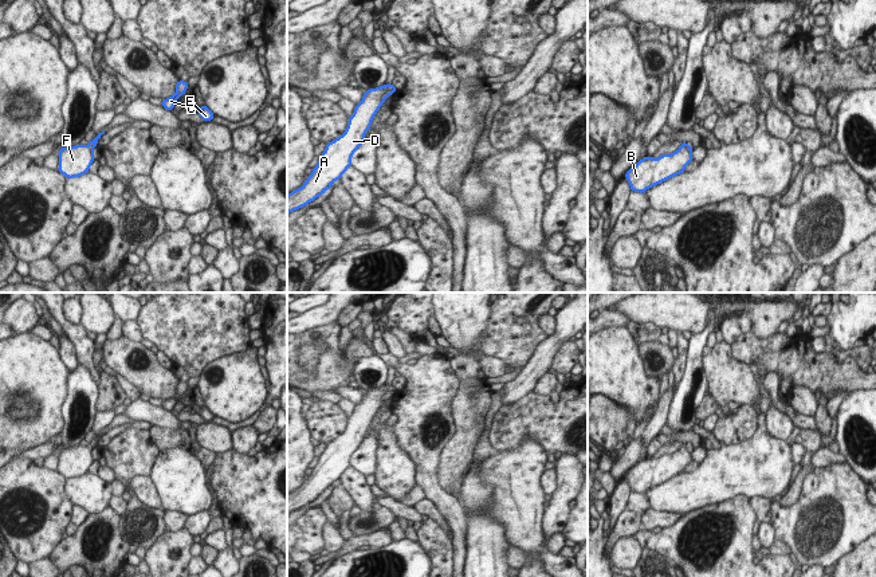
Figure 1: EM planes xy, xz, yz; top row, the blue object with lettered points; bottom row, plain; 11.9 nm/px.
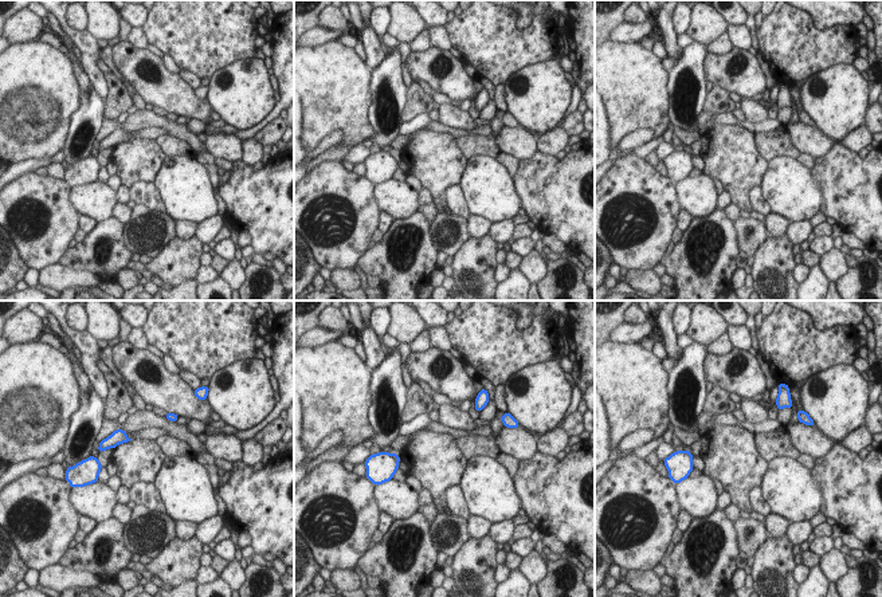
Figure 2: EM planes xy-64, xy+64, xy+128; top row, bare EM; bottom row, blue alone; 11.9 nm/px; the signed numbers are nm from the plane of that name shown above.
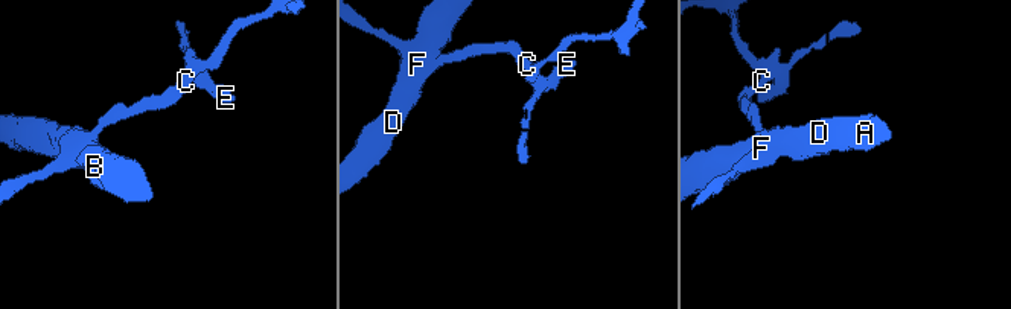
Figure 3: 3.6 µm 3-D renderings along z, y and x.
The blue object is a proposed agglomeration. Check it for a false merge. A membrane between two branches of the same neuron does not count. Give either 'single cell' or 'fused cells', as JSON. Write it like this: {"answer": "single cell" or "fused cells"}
{"answer": "single cell"}

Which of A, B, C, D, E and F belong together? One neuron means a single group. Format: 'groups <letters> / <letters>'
groups A B C D E F

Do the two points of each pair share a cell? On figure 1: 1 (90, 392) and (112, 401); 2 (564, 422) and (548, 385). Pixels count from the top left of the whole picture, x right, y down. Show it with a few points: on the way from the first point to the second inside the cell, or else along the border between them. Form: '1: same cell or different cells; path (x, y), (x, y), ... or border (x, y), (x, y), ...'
1: different cells; border (99, 384), (97, 411)
2: different cells; border (533, 391), (548, 396)

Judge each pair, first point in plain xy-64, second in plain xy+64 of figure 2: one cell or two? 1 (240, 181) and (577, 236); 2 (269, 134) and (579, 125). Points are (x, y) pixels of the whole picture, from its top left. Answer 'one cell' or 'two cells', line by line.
1: one cell
2: one cell

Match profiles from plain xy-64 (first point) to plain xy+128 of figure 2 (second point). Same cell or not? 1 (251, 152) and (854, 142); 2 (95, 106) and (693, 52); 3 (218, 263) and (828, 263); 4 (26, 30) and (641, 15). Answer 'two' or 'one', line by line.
1: one
2: one
3: two
4: one

